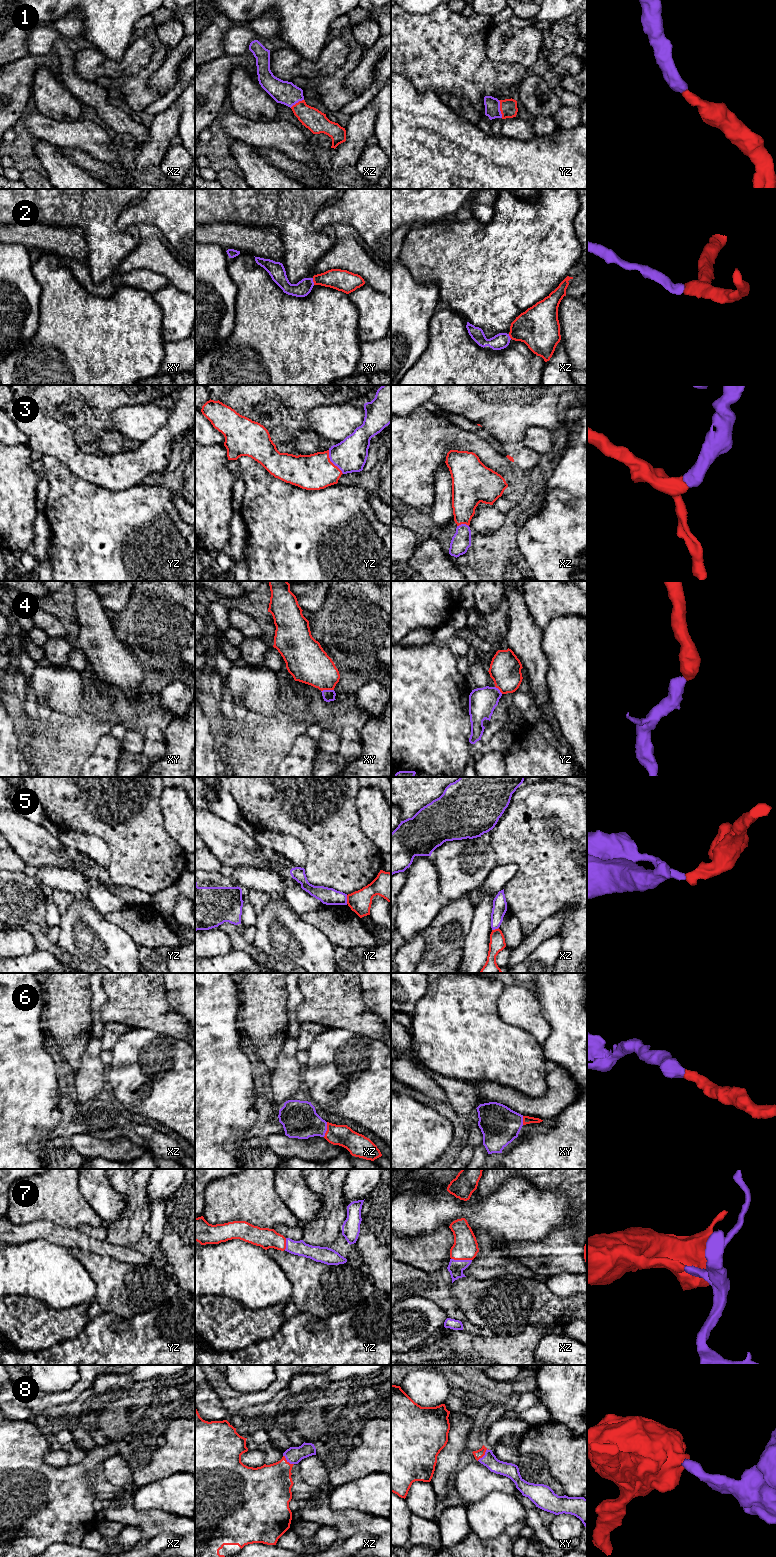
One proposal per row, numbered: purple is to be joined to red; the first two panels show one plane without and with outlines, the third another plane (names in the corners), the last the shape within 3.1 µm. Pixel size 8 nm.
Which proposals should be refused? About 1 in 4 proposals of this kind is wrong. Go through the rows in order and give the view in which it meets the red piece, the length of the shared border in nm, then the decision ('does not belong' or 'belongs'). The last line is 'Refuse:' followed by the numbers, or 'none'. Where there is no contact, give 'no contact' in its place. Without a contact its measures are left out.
1: contact in yz; length 150 nm; belongs
2: contact in xy; length 60 nm; belongs
3: contact in yz; length 220 nm; belongs
4: contact in xy; length 110 nm; belongs
5: contact in yz; length 70 nm; does not belong
6: contact in xz; length 120 nm; belongs
7: contact in xz; length 170 nm; belongs
8: contact in xz; length 120 nm; belongs
Refuse: 5

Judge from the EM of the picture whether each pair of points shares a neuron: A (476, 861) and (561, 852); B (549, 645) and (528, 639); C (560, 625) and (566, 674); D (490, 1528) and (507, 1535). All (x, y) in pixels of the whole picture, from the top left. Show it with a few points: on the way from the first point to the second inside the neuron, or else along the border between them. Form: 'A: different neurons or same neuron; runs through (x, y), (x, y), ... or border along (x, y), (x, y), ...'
A: different neurons; border along (491, 844), (495, 852), (495, 862), (497, 864)
B: different neurons; border along (541, 632), (541, 650), (546, 658), (547, 666)
C: same neuron; runs through (565, 637), (566, 662)
D: different neurons; border along (523, 1522), (510, 1524), (496, 1536), (479, 1538)

